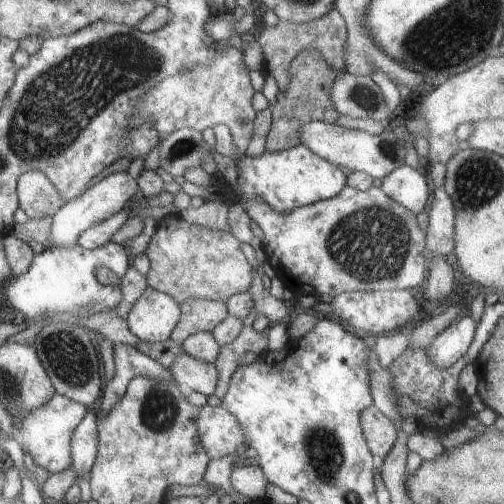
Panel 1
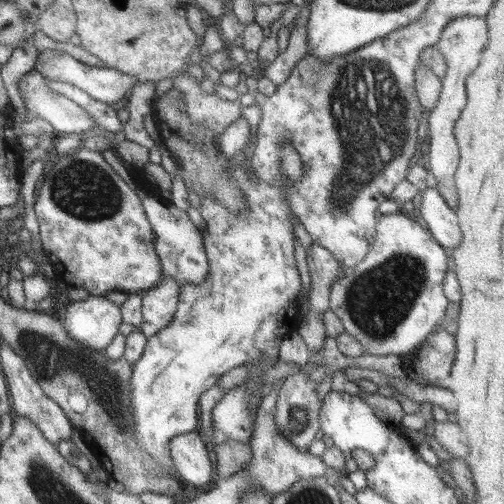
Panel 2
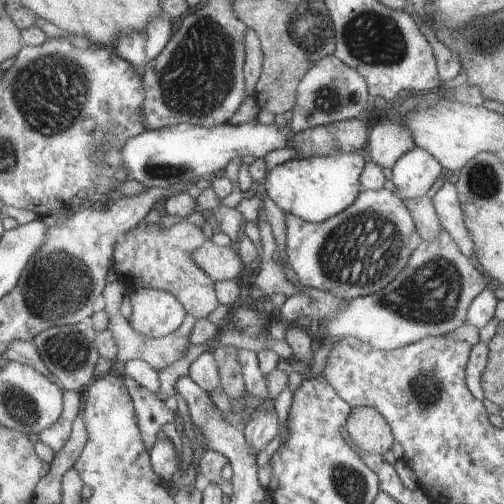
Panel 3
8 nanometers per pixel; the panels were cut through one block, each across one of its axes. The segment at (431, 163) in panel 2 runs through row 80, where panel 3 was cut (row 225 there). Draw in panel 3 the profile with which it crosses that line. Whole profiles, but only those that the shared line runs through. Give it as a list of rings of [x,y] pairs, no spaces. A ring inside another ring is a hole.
[[[445,182],[433,194],[431,202],[433,202],[433,208],[437,212],[437,218],[439,218],[443,232],[447,232],[453,238],[453,242],[457,244],[457,248],[463,256],[473,258],[473,240],[463,224],[463,210],[461,210],[461,204],[457,200],[455,184]]]

